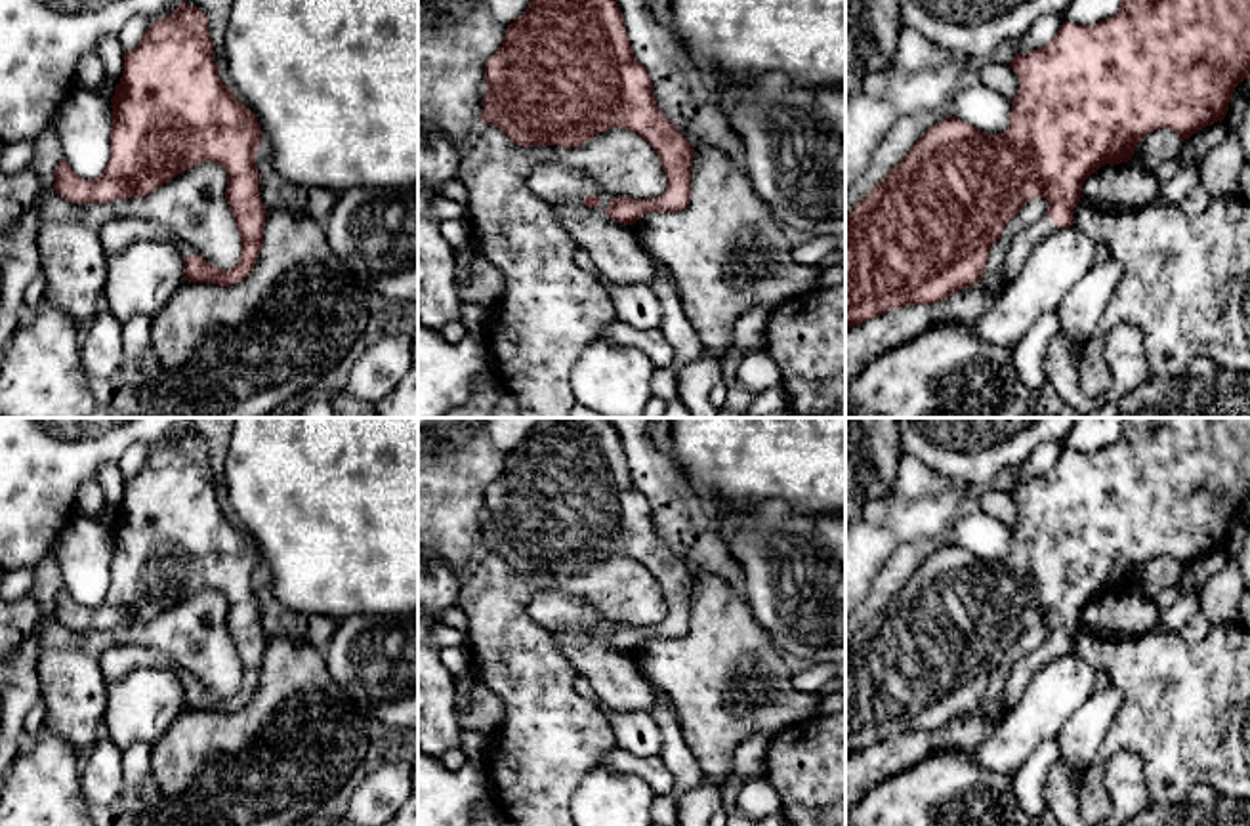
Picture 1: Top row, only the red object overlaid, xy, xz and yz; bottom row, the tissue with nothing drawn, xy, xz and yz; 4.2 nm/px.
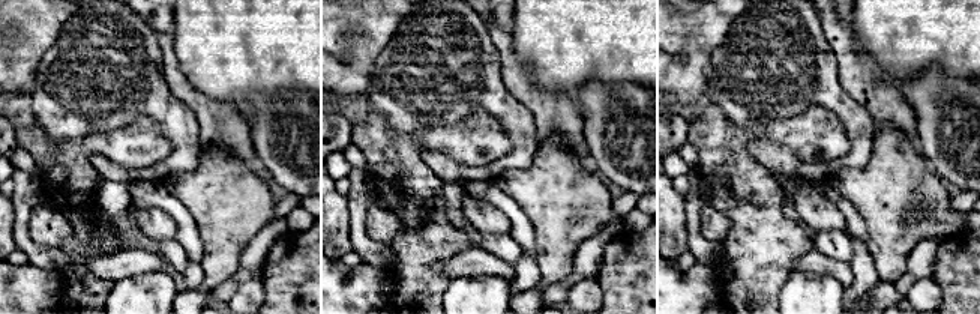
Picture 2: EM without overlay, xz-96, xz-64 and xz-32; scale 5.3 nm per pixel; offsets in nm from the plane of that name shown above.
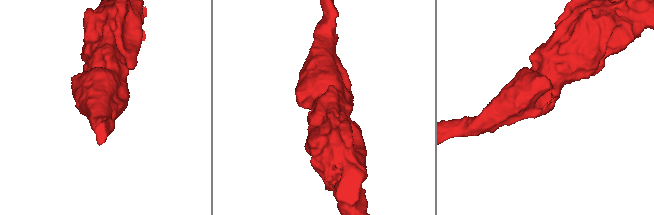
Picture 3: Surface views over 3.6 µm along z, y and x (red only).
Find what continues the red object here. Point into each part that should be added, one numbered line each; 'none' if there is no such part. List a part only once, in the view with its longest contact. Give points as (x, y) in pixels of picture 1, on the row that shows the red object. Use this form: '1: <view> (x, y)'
1: xz (552, 182)

